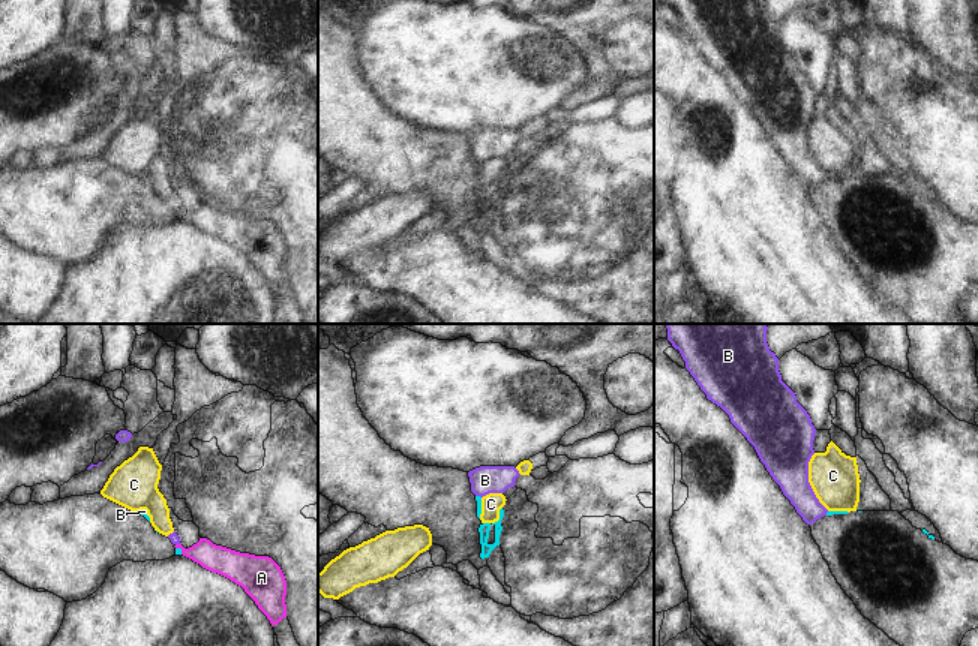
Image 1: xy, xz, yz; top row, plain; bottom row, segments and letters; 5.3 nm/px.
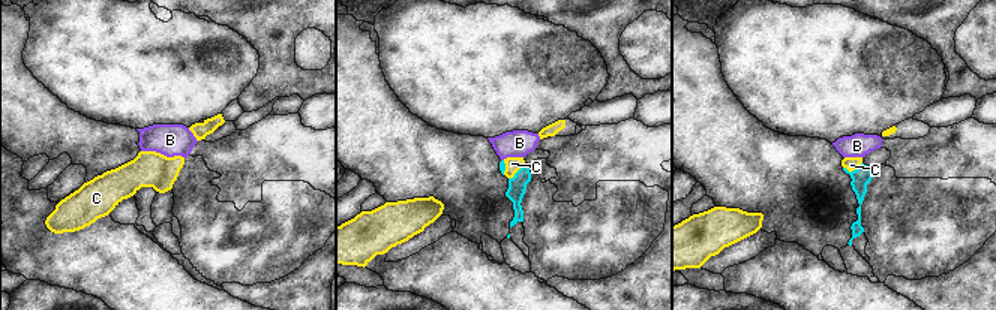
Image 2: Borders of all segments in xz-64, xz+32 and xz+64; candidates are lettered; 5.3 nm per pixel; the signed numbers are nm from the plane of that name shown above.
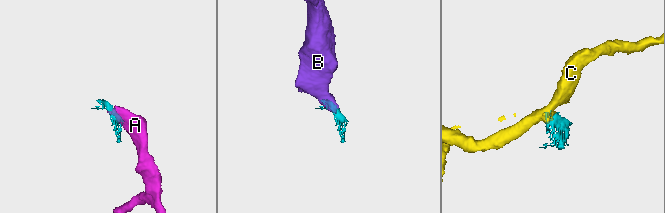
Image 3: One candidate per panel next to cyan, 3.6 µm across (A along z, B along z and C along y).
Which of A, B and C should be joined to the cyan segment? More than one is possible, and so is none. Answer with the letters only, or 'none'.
none

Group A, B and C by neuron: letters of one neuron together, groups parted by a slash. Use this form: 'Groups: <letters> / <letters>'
Groups: A B / C

